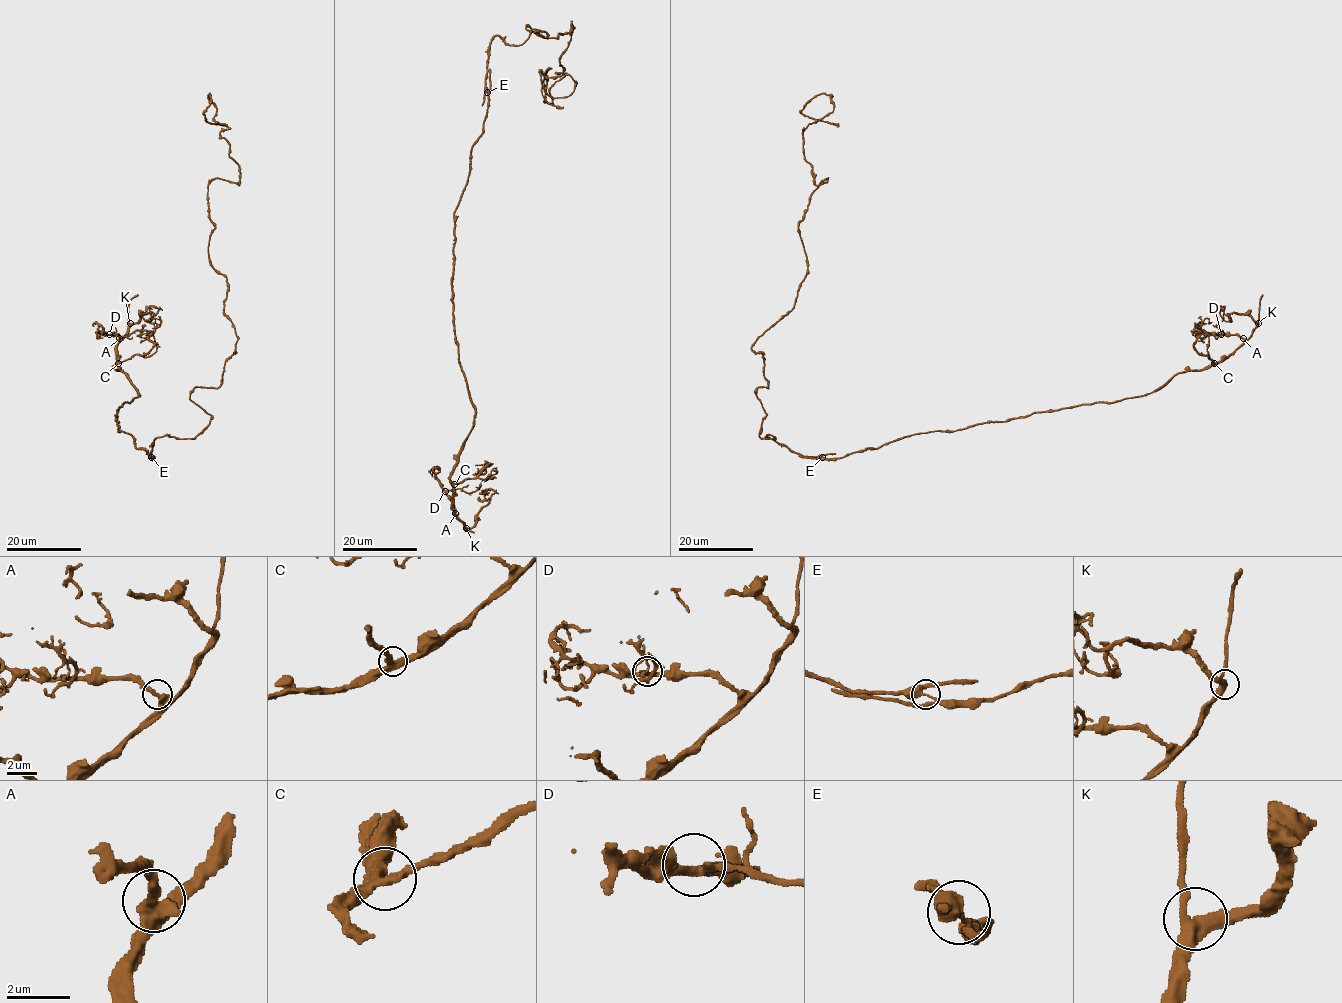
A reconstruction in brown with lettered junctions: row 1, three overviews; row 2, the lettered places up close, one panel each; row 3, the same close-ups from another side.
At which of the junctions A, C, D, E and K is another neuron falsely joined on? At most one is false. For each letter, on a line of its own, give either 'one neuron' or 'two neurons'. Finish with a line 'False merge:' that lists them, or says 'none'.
A: one neuron
C: one neuron
D: one neuron
E: two neurons
K: one neuron
False merge: E

